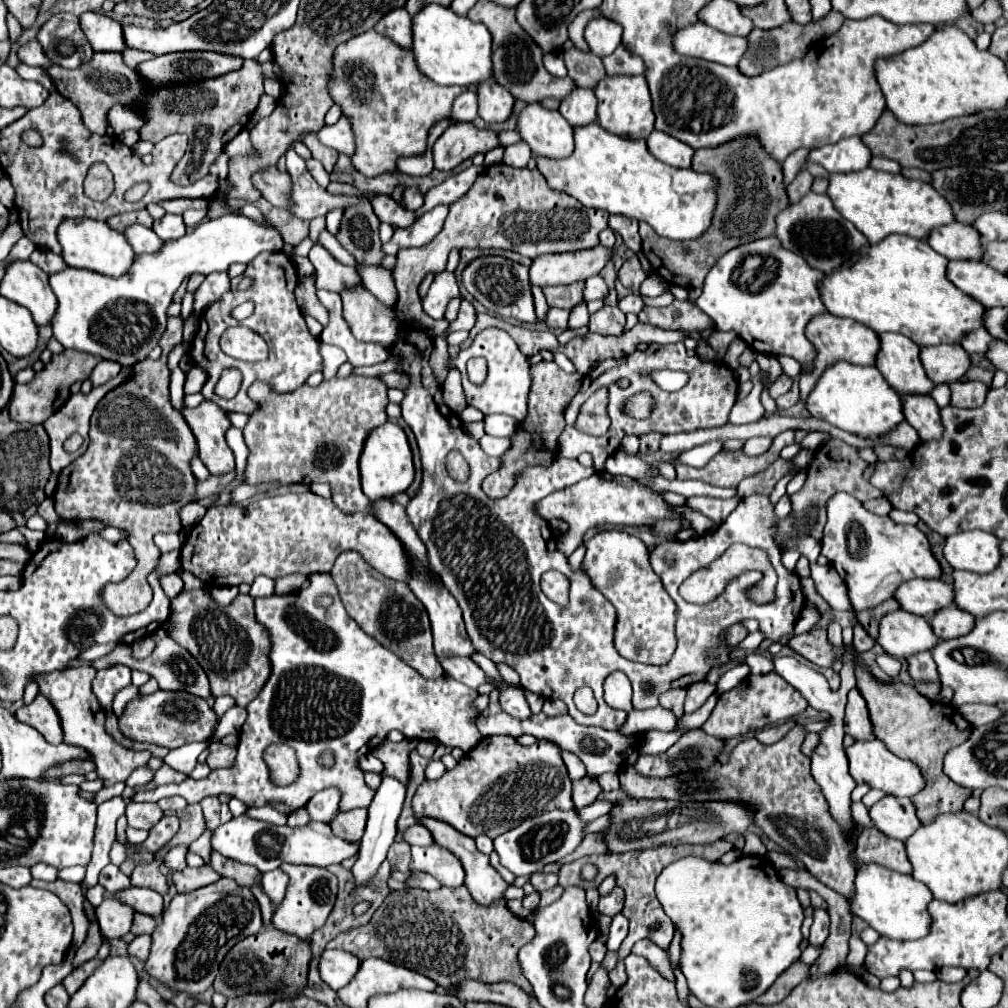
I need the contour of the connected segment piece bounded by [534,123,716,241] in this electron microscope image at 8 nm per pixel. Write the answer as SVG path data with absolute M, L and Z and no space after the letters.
M590 123L574 127L574 153L570 157L534 159L550 189L564 191L586 207L646 221L662 237L678 241L696 239L710 227L716 205L714 177L660 163L650 155L644 139L620 137L608 133L598 123Z

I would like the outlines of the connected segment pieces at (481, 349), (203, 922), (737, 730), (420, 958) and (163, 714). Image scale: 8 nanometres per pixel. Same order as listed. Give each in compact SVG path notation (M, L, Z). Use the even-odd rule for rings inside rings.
M488 328L480 332L468 351L460 351L458 357L448 359L448 367L450 369L456 367L462 373L462 387L464 387L467 404L476 407L485 416L493 413L506 413L518 421L522 421L522 417L526 417L526 393L530 389L530 363L520 353L514 339L510 339L510 336L501 329ZM477 355L484 357L486 365L488 365L488 375L486 375L484 383L480 383L480 385L470 383L466 377L466 361Z
M218 879L212 885L194 893L174 895L164 909L154 933L152 951L146 969L152 977L174 991L204 993L218 975L224 955L242 939L256 935L262 929L260 905L248 887L240 887L234 879Z
M772 671L766 675L748 675L746 679L742 679L738 683L738 687L722 693L718 697L714 713L708 717L706 725L702 725L702 729L712 737L730 739L730 737L746 735L750 731L766 729L780 721L788 721L794 715L804 713L806 707L808 707L808 701L792 685L782 681L782 677L778 677L778 673Z
M442 887L438 891L392 891L366 925L340 933L326 949L342 949L358 959L380 957L418 971L440 987L450 987L462 979L480 979L484 983L510 981L532 995L530 983L522 977L516 957L518 949L526 945L530 937L534 937L532 923L526 919L520 923L504 899L492 905L478 905L466 887Z
M158 689L152 695L140 695L130 701L124 713L118 717L120 733L132 741L152 743L166 749L182 747L184 743L206 741L214 733L216 713L206 703L206 699L196 697L188 691L162 691Z

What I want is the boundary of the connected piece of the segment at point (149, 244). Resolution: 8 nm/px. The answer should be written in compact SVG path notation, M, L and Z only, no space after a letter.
M130 225L124 231L126 241L132 245L134 253L154 253L154 249L162 247L162 239L156 237L156 233L144 225Z

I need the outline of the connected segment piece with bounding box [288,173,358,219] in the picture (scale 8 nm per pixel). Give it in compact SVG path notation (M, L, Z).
M300 175L302 179L292 179L292 191L290 191L290 215L298 219L314 219L318 215L326 215L334 207L346 207L358 201L356 197L334 197L326 189L316 187L314 179L308 179L310 175Z

